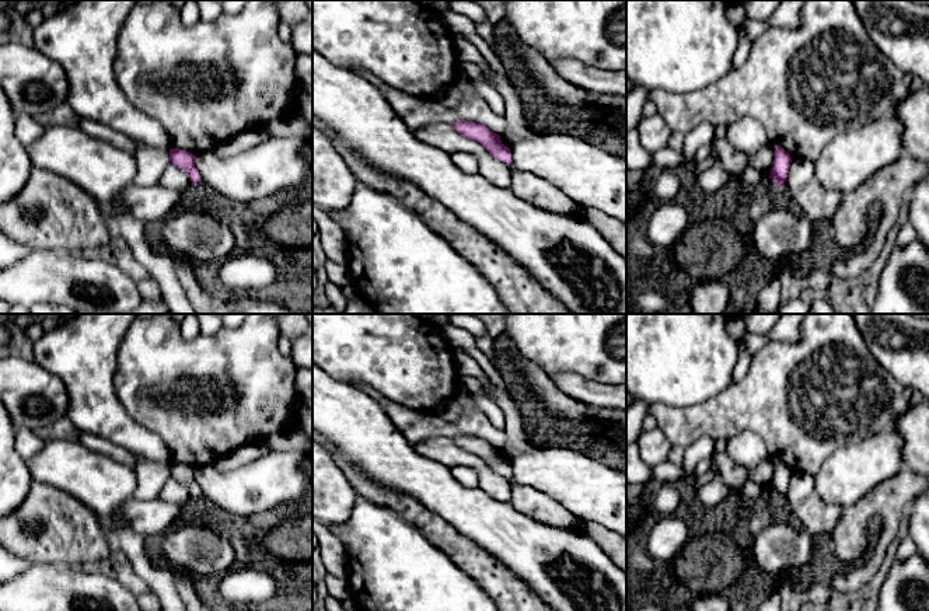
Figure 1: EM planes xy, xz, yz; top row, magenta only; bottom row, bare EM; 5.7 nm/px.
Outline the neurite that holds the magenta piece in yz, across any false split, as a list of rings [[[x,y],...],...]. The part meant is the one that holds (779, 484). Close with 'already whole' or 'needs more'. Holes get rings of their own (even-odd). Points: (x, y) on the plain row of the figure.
[[[775,460],[775,462],[775,474],[771,482],[769,492],[772,492],[780,500],[787,492],[792,471],[780,460]]] | already whole

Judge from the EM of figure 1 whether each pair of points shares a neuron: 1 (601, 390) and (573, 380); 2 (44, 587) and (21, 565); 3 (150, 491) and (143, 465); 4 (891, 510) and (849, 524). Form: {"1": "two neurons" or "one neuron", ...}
{"1": "one neuron", "2": "two neurons", "3": "one neuron", "4": "one neuron"}

